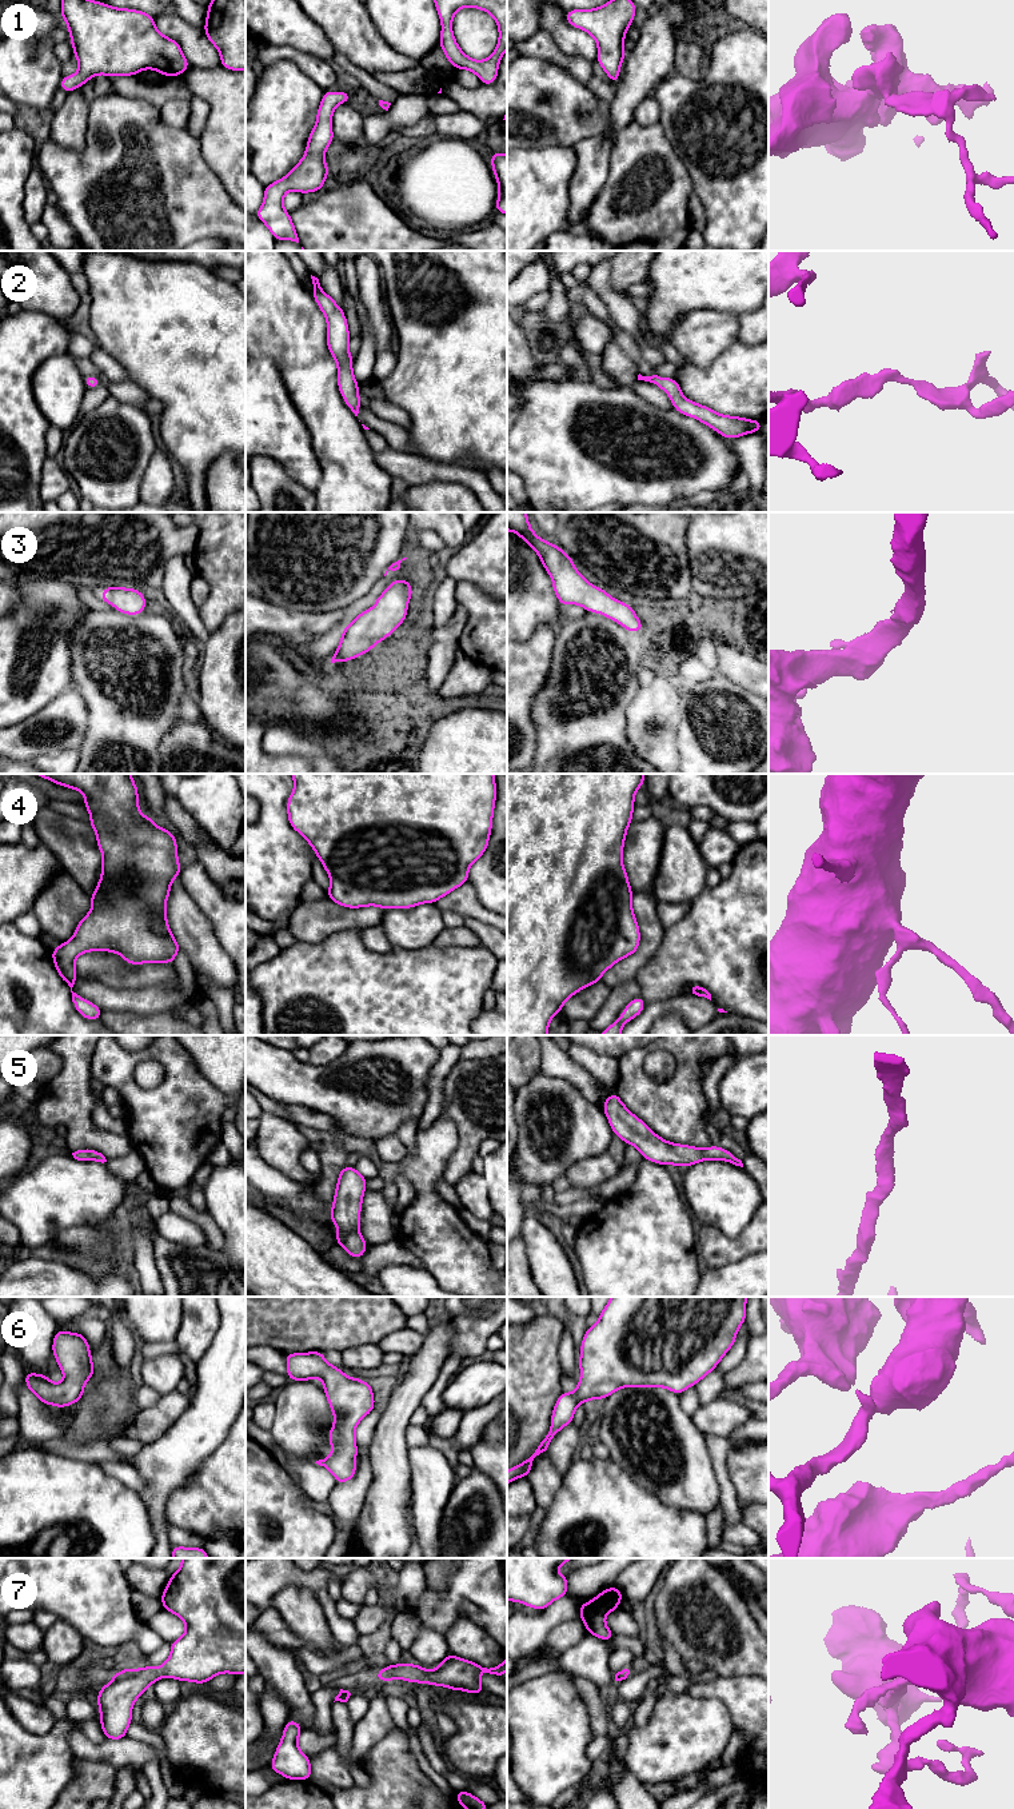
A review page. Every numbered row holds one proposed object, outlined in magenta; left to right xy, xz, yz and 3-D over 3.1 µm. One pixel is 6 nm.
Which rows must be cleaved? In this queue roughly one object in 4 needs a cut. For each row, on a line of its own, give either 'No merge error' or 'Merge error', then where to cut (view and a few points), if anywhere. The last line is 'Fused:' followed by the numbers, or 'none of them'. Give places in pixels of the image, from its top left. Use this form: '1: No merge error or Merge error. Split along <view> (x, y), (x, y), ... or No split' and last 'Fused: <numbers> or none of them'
1: No merge error. No split
2: No merge error. No split
3: No merge error. No split
4: No merge error. No split
5: No merge error. No split
6: No merge error. No split
7: No merge error. No split
Fused: none of them

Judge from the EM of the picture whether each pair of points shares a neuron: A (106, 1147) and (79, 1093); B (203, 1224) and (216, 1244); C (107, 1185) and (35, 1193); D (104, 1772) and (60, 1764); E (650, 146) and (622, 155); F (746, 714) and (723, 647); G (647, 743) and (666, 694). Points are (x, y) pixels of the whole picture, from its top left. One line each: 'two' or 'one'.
A: one
B: one
C: one
D: two
E: one
F: two
G: one

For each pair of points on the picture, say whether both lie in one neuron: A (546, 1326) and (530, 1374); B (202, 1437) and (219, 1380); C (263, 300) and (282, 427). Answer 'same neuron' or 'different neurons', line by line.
A: same neuron
B: same neuron
C: different neurons

